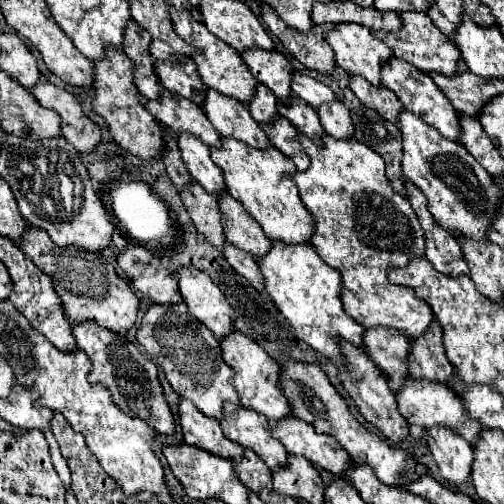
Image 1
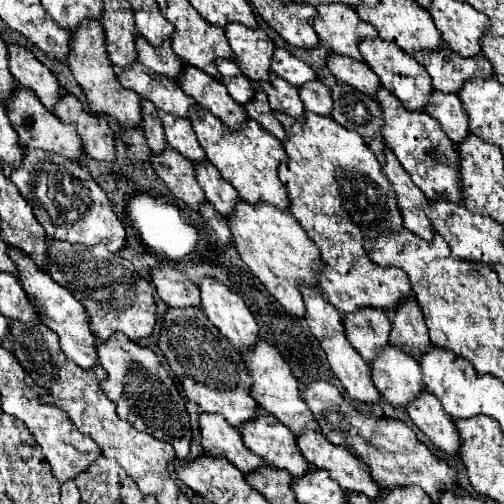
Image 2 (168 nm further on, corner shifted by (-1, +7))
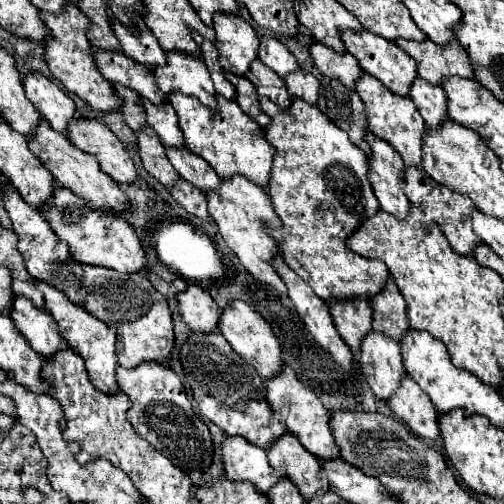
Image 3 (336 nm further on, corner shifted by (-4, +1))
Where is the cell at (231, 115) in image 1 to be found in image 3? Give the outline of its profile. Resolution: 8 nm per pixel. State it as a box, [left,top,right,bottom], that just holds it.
[152,52,216,110]

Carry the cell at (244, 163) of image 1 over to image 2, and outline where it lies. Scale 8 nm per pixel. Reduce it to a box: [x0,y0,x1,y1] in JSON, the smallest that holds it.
[191,110,289,210]

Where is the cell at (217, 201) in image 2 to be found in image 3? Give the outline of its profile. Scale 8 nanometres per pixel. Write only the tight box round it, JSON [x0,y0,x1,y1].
[166,148,220,190]

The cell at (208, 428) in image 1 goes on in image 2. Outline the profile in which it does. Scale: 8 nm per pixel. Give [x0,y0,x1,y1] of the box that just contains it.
[199,412,265,474]

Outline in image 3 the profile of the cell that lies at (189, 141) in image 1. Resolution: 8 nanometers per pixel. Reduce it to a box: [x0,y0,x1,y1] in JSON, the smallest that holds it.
[140,98,184,148]

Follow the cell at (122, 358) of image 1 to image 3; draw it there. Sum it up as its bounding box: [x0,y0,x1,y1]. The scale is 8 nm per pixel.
[118,362,214,484]

